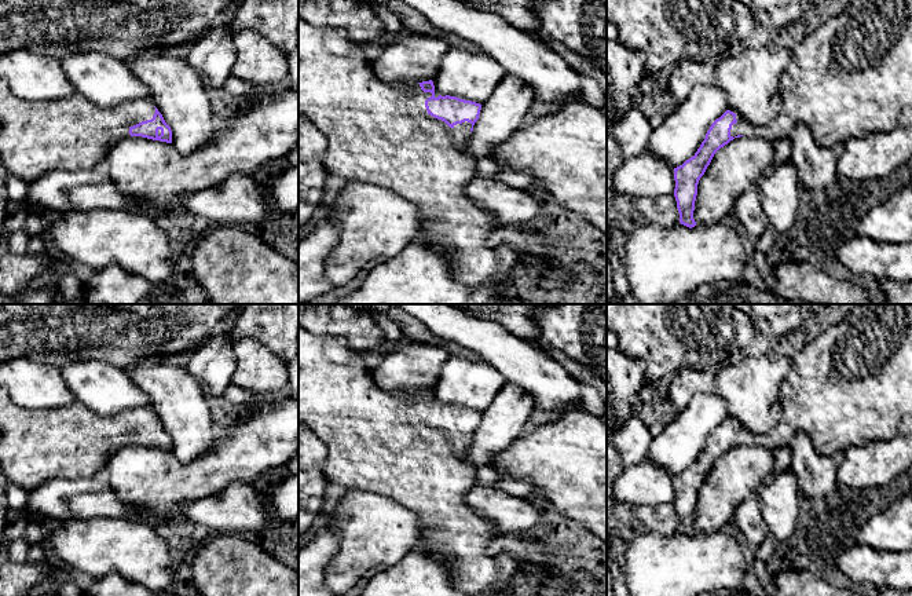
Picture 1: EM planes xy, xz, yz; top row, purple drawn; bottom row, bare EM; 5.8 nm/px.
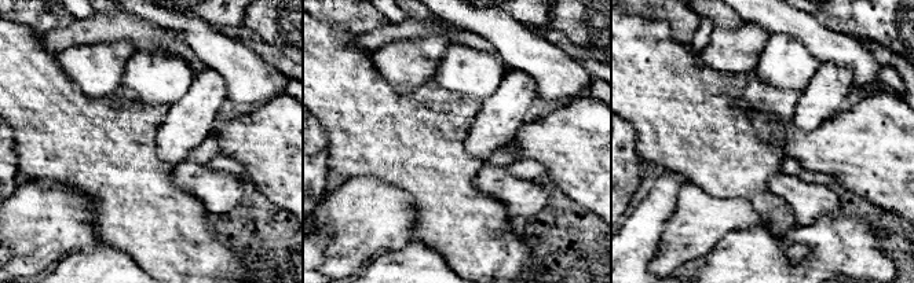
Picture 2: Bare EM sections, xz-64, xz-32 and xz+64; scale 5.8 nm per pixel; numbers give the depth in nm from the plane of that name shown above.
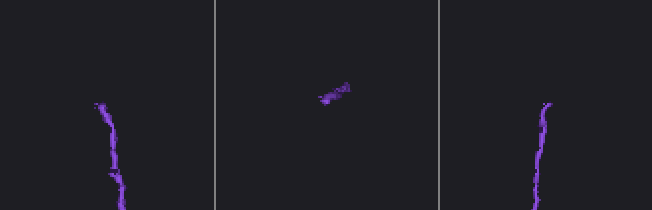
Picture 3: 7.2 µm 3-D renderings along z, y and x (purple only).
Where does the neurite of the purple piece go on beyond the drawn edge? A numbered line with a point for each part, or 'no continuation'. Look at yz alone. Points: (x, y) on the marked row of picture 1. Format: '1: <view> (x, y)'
1: yz (850, 77)

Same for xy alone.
1: xy (73, 134)

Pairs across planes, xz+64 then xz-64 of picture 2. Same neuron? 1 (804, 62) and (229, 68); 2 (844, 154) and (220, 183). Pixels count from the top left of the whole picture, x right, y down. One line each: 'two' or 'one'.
1: two
2: two

